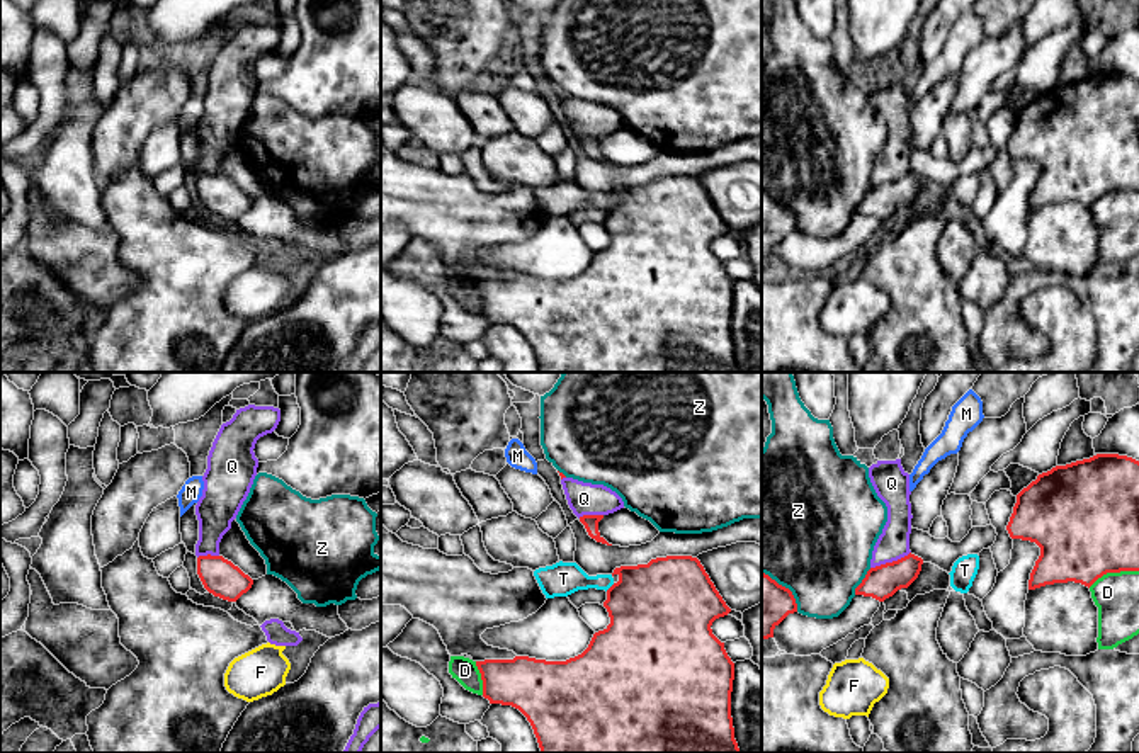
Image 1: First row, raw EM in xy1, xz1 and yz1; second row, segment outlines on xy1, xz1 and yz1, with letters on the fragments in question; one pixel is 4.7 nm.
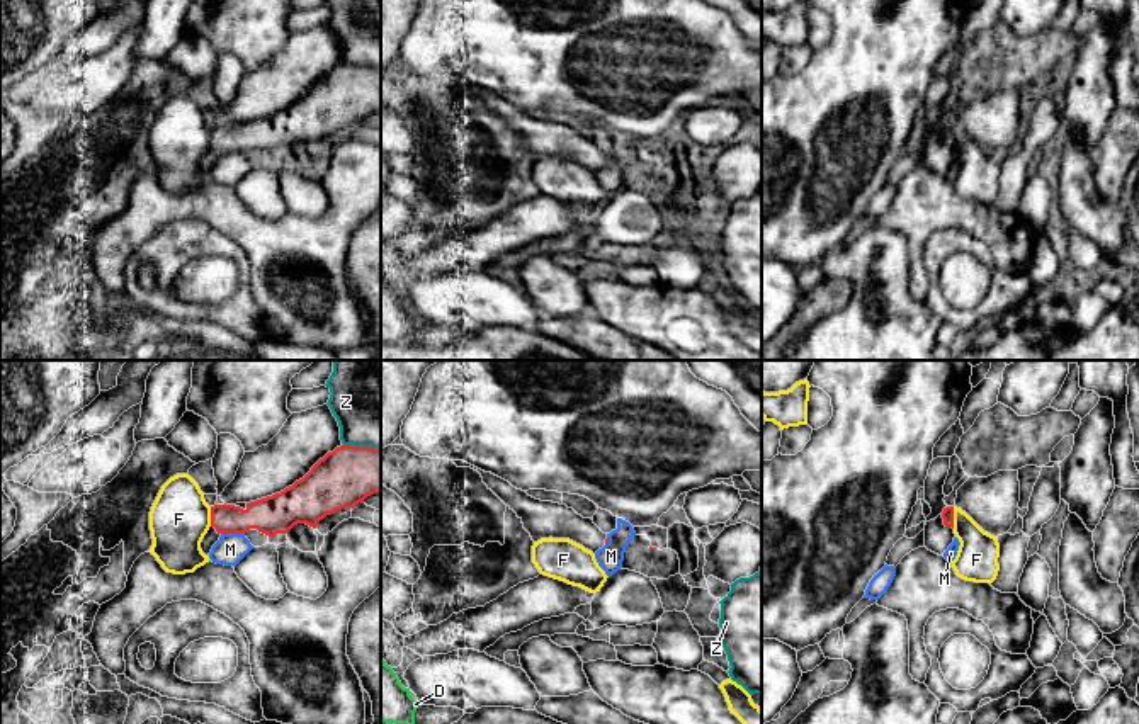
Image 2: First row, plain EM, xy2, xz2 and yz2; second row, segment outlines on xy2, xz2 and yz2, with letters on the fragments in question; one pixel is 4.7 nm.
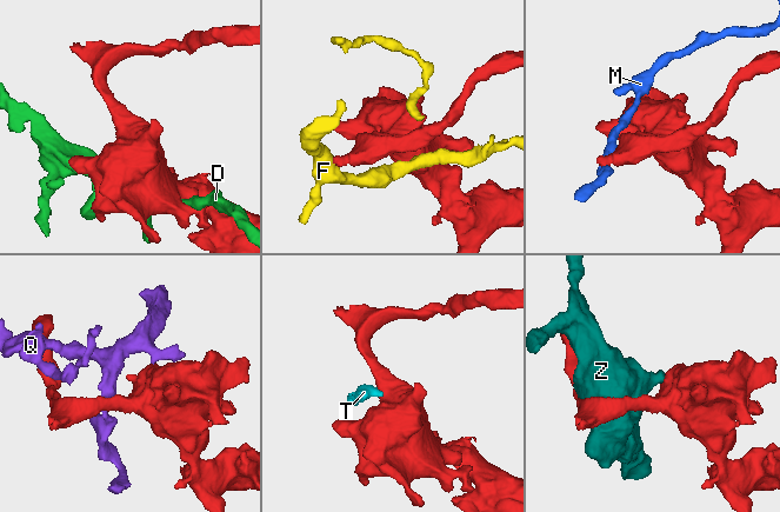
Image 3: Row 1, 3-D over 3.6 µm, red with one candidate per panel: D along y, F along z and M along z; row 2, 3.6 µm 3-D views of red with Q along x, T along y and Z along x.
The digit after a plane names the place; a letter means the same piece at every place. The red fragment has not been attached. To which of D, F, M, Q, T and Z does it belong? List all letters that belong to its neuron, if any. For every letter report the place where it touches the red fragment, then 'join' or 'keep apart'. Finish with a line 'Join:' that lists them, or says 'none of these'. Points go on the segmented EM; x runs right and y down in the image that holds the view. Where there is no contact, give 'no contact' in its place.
D: contact yz1 (1112, 571); keep apart
F: contact yz2 (952, 517); keep apart
M: contact xy2 (232, 532); keep apart
Q: contact yz1 (889, 563); keep apart
T: contact xz1 (611, 587); keep apart
Z: contact yz1 (862, 582); keep apart
Join: none of these

